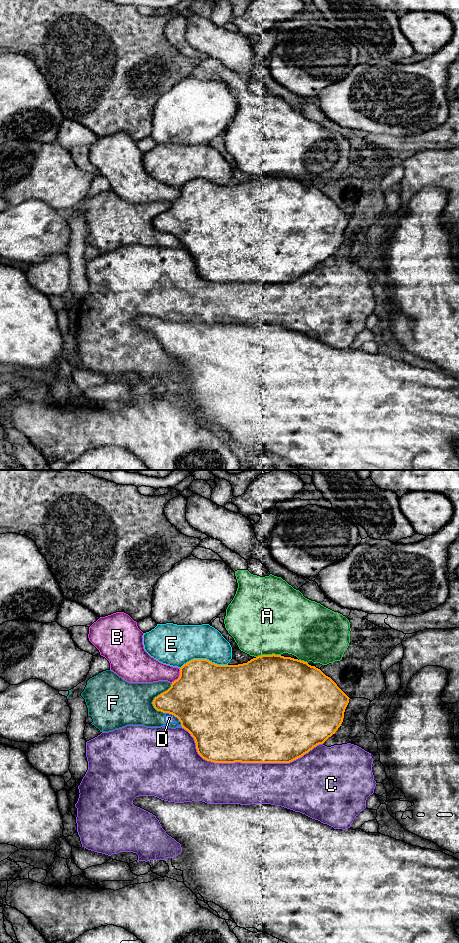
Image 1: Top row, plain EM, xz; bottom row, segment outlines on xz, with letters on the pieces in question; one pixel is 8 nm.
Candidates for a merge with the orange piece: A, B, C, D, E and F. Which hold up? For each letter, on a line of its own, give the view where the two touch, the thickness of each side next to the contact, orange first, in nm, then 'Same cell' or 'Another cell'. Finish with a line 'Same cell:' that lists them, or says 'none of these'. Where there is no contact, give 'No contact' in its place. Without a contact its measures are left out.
A: Touches orange in xz. Thickness 500 nm (orange) against 500 nm. Another cell
B: Touches orange in xz. Thickness 500 nm (orange) against 200 nm. Another cell
C: Touches orange in xz. Thickness 500 nm (orange) against 340 nm. Another cell
D: Touches orange in xz. Thickness 460 nm (orange) against 80 nm. Another cell
E: Touches orange in xz. Thickness 460 nm (orange) against 320 nm. Another cell
F: Touches orange in xz. Thickness 360 nm (orange) against 340 nm. Another cell
Same cell: none of these

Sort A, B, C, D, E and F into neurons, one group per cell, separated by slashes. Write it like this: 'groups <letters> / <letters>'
groups A / B / C / D F / E

